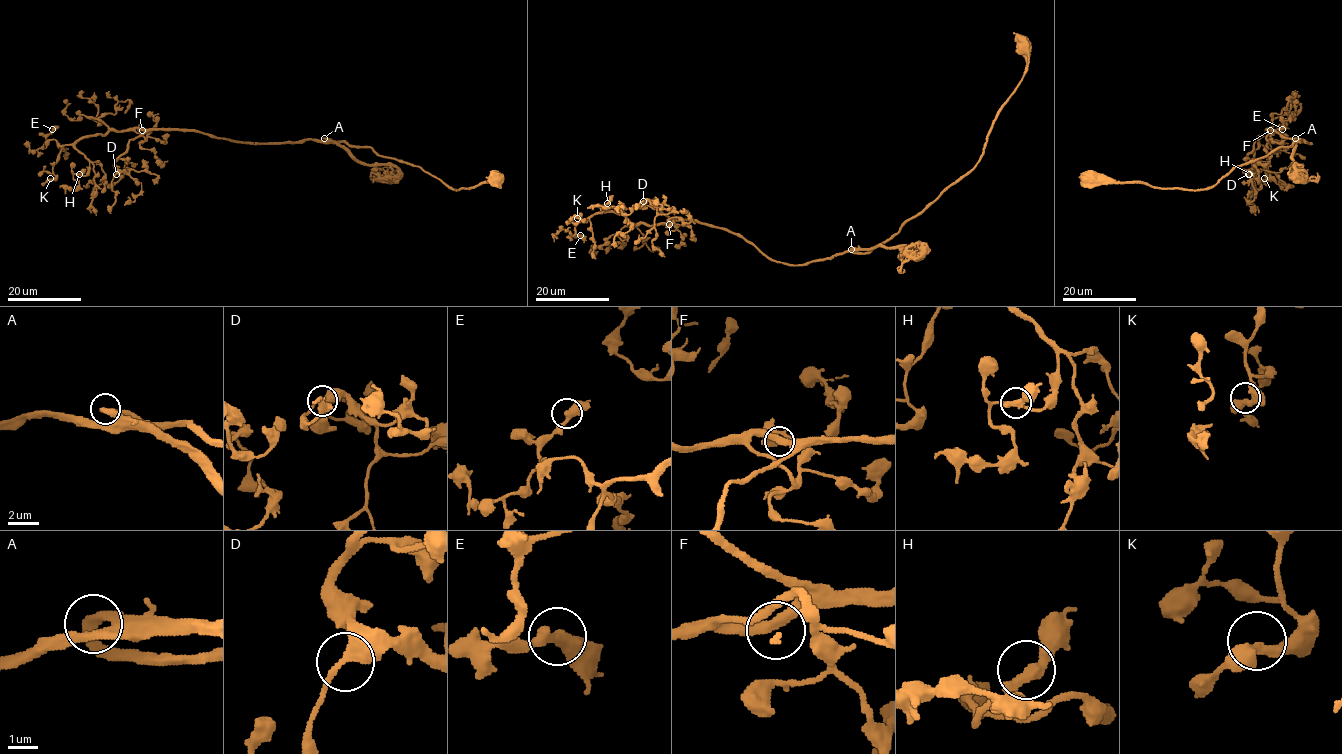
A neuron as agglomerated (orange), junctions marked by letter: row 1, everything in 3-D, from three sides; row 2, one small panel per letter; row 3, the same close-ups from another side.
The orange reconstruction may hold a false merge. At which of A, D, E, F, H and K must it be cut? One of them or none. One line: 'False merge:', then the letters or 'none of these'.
False merge: none of these

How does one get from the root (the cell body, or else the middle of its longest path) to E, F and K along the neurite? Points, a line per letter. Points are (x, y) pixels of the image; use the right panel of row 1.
E: (1091, 175), (1206, 189), (1279, 147), (1298, 139), (1311, 143), (1270, 128), (1259, 143), (1280, 141), (1282, 129)
F: (1091, 175), (1154, 187), (1206, 189), (1234, 167), (1279, 147), (1298, 139), (1311, 143), (1270, 130)
K: (1091, 175), (1206, 189), (1279, 147), (1311, 143), (1267, 130), (1259, 137), (1264, 178)

